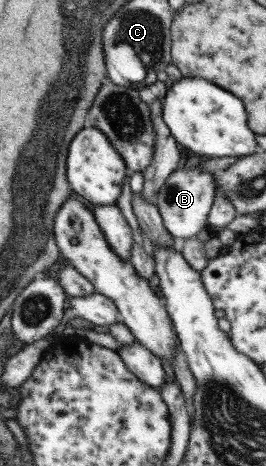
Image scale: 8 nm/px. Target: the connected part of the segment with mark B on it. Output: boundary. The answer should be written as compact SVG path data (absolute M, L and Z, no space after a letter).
M181 161L165 178L164 184L156 193L155 205L160 213L163 227L178 240L194 237L201 229L207 228L207 216L214 200L214 179L207 171L197 166L187 167Z

